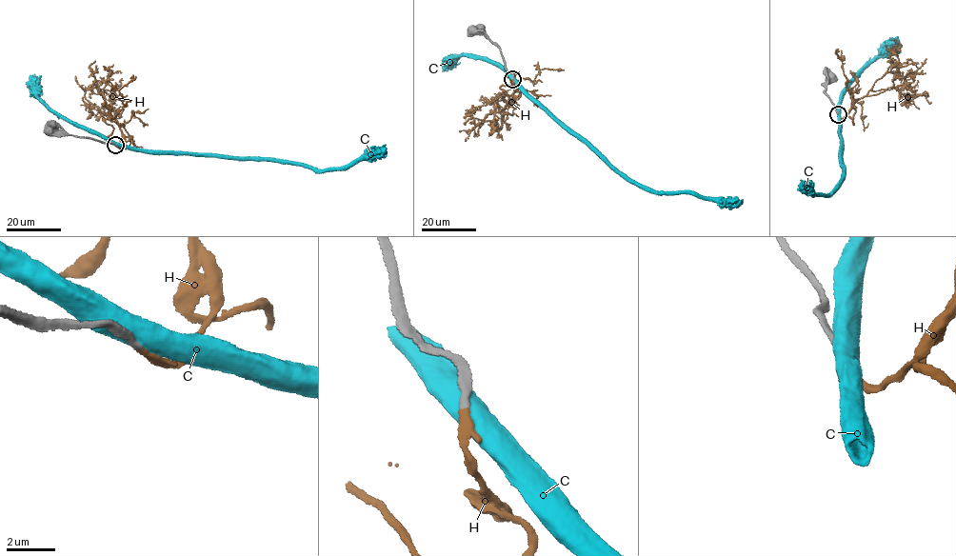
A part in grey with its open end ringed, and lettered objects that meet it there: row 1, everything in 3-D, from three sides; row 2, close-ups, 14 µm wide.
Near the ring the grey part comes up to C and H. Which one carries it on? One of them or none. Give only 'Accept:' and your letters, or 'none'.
Accept: H

